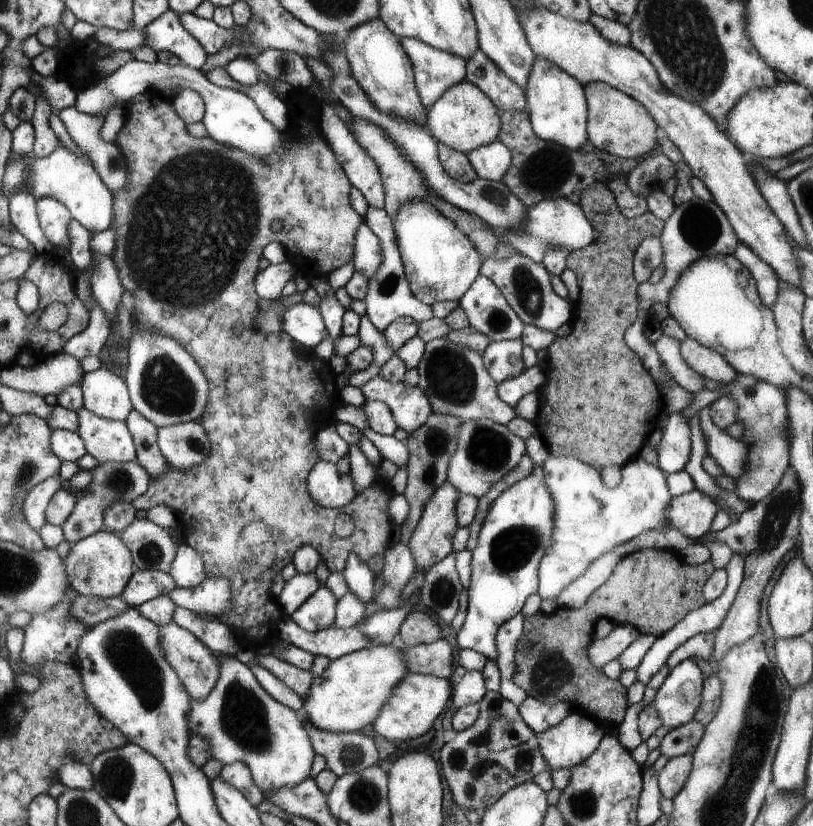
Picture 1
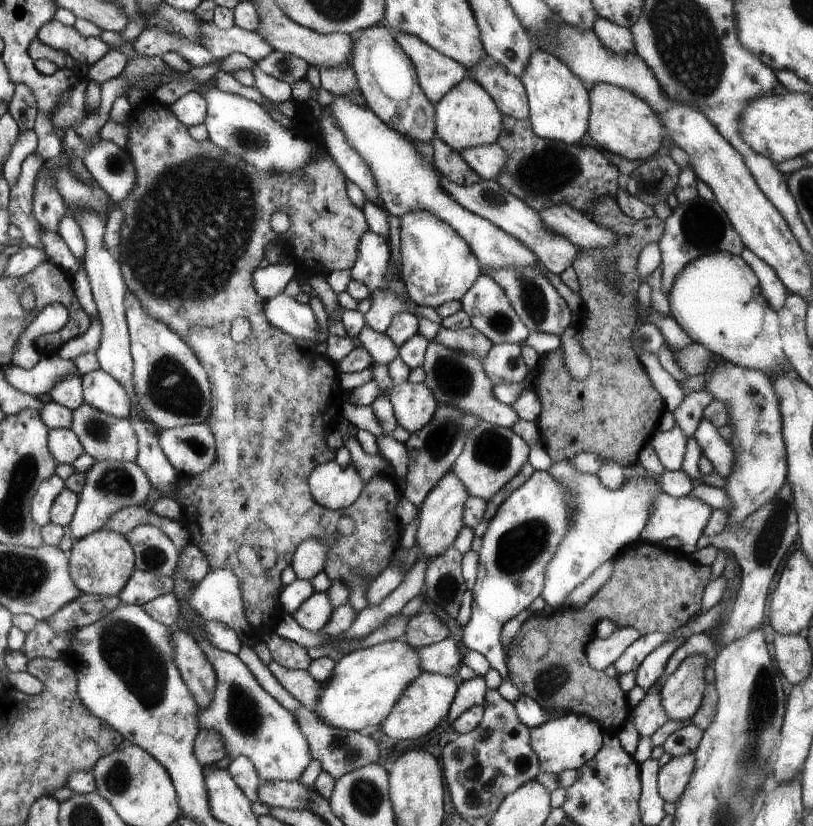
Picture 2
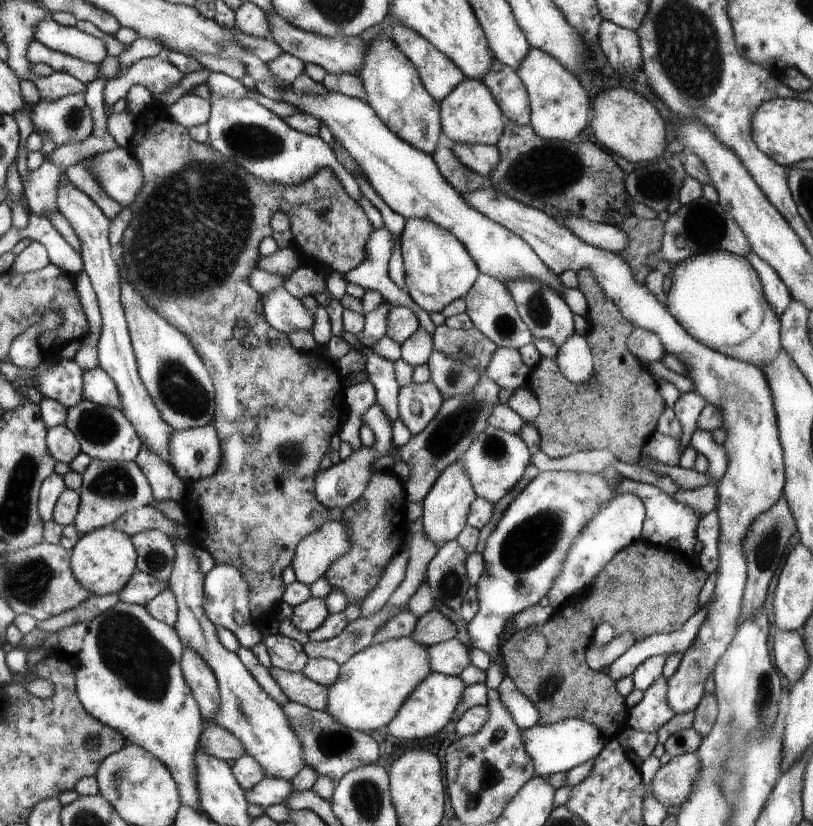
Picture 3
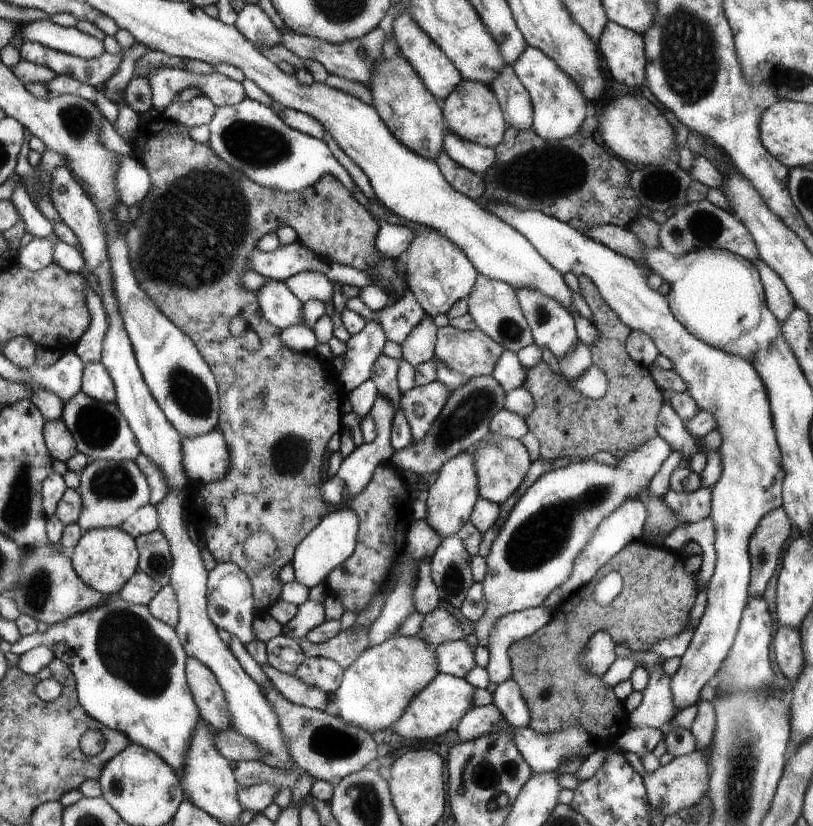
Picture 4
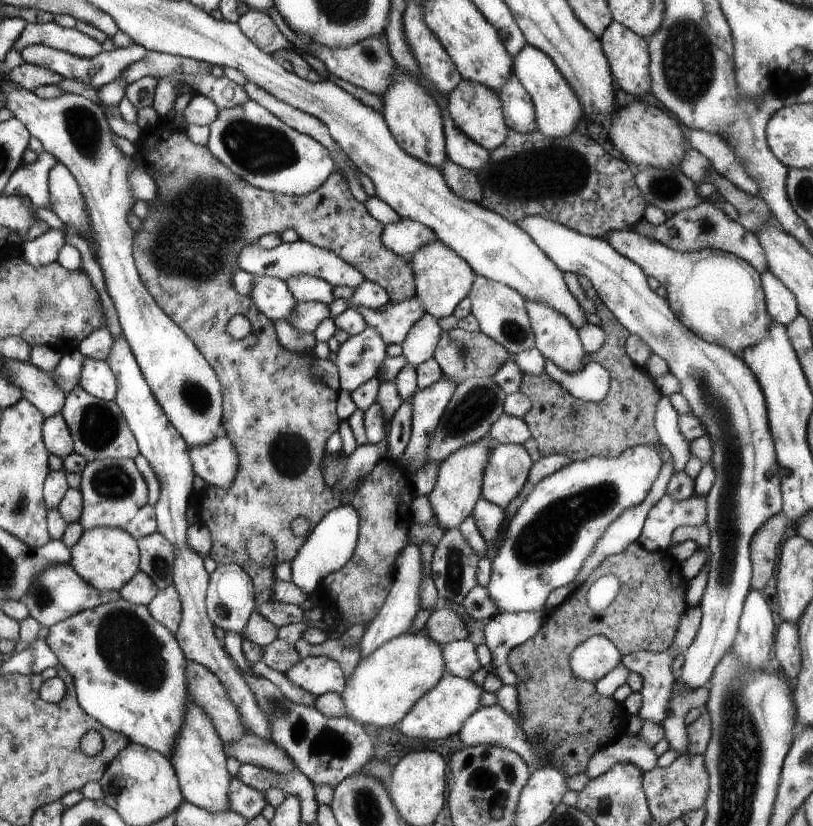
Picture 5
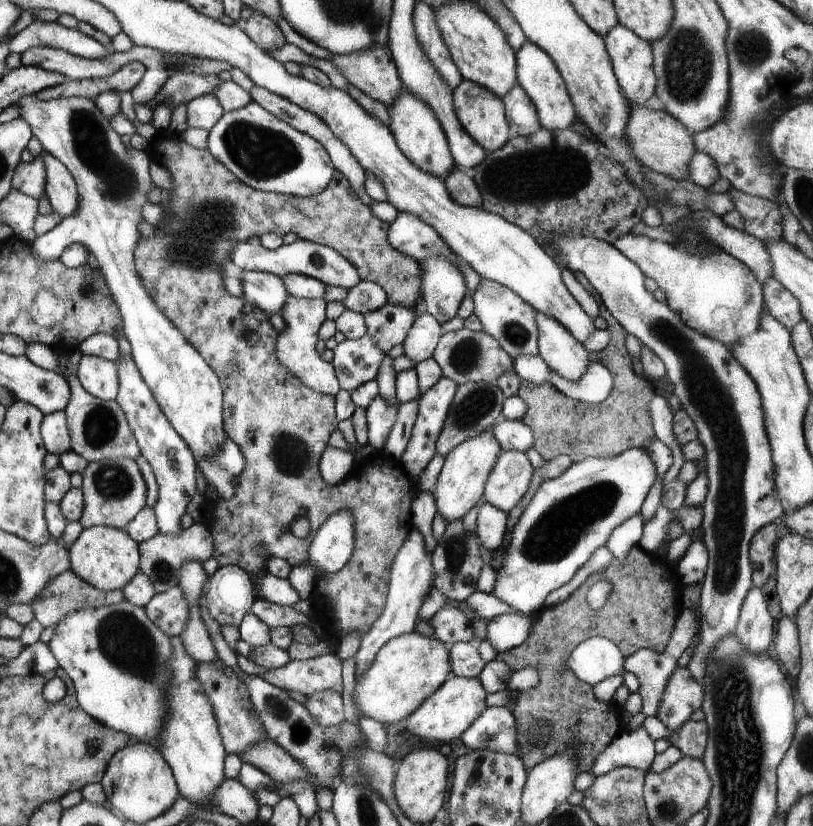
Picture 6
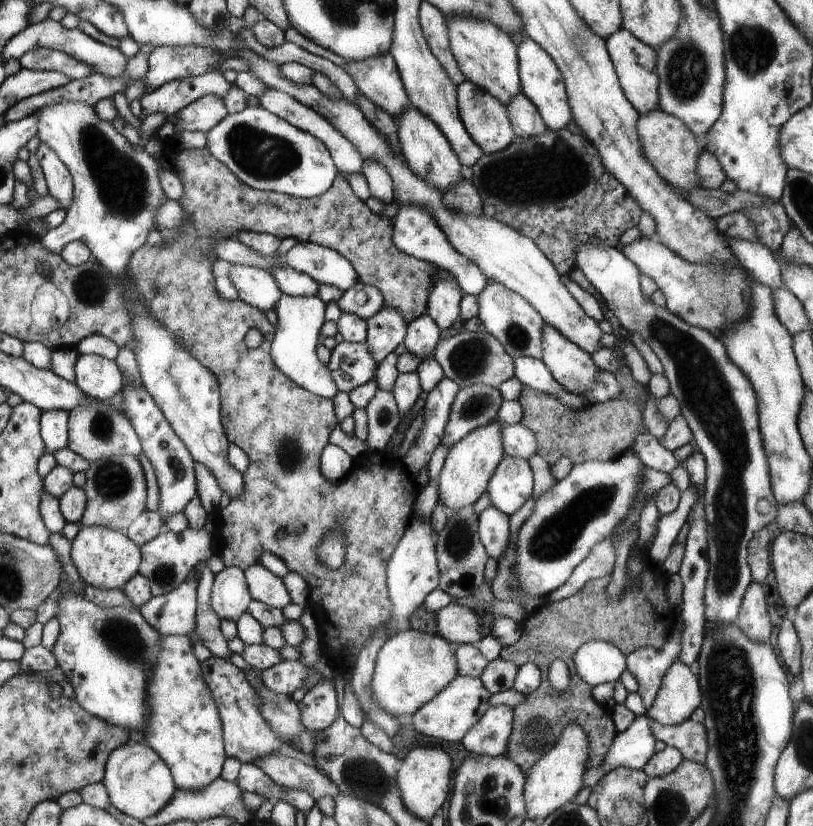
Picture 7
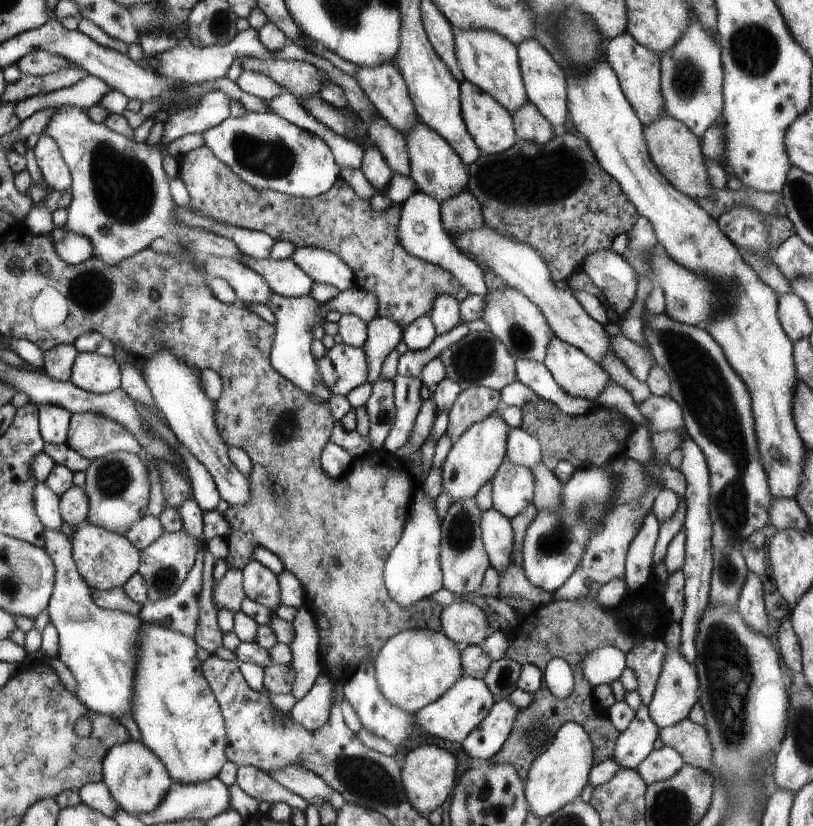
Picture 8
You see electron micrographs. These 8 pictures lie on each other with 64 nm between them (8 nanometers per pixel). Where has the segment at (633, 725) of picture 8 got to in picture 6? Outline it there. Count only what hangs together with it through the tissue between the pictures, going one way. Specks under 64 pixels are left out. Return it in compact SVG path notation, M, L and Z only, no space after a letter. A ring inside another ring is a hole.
M637 726L633 730L621 730L619 736L615 736L615 740L597 756L597 760L589 772L593 772L595 776L603 776L615 768L635 768L635 770L647 772L653 758L655 758L655 740L647 734L645 726Z

